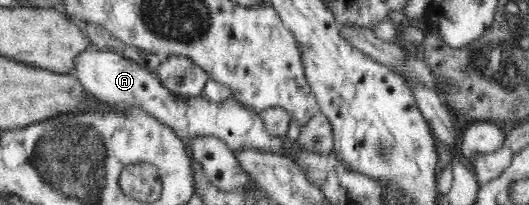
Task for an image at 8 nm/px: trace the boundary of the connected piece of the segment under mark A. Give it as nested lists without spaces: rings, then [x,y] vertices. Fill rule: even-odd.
[[[88,49],[76,56],[76,67],[73,75],[85,85],[85,90],[104,102],[137,107],[145,114],[153,116],[157,121],[171,127],[185,143],[187,153],[191,155],[190,144],[193,138],[213,135],[225,146],[237,154],[245,149],[269,151],[269,154],[289,157],[295,160],[297,150],[301,146],[288,136],[273,136],[265,128],[263,119],[258,112],[243,106],[235,98],[219,103],[211,102],[203,96],[177,96],[155,74],[154,70],[145,69],[139,63],[118,55],[113,51]]]

